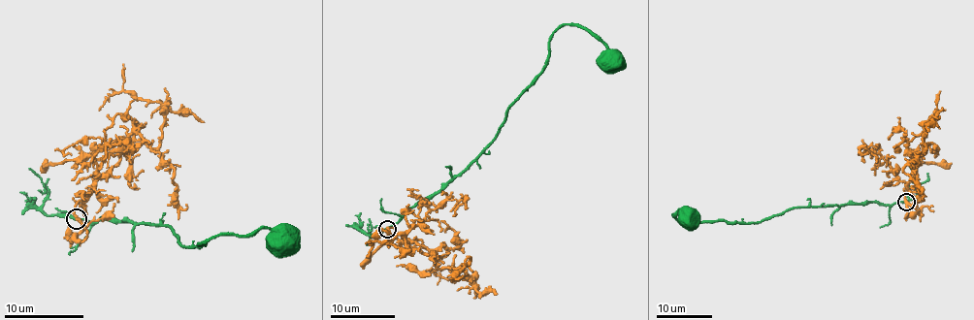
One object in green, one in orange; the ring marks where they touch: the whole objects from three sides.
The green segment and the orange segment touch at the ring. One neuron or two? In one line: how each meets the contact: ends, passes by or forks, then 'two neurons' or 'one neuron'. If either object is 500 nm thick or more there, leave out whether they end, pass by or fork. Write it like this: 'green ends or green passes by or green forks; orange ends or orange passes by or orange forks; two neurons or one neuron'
green forks; orange forks; two neurons

